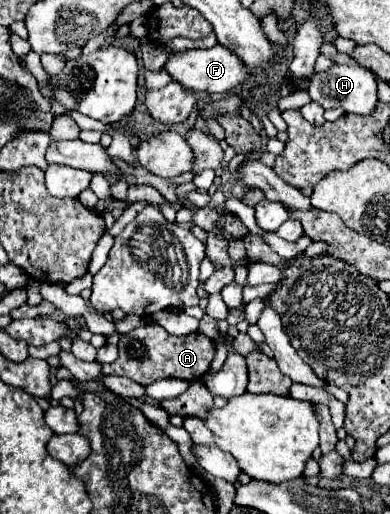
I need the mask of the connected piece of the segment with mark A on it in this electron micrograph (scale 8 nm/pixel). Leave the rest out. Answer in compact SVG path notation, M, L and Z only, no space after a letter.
M157 323L141 325L129 333L121 335L117 347L119 347L117 361L111 365L103 365L103 373L105 375L123 375L123 377L137 381L139 385L149 385L153 381L167 379L167 377L175 377L175 379L183 379L183 381L197 381L209 371L209 365L215 357L215 343L211 339L207 339L205 335L191 333L185 337L177 337L177 335L167 333Z

